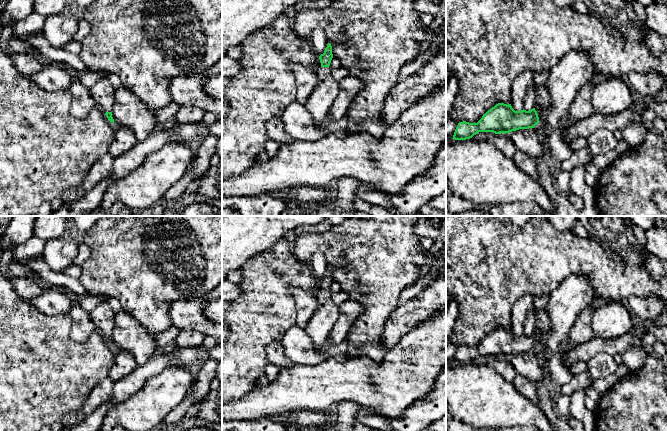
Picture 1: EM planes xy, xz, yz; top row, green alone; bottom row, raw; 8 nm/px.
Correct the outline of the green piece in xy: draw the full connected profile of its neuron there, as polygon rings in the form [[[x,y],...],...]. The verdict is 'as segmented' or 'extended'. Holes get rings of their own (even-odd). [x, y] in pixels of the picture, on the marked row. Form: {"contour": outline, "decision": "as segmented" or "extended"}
{"contour": [[[107,78],[99,80],[89,88],[92,99],[113,124],[112,107],[114,104],[115,91],[116,89]]], "decision": "extended"}

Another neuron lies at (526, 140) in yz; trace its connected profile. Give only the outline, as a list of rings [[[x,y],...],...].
[[[535,128],[519,129],[506,133],[506,135],[514,143],[517,150],[534,157],[547,156],[546,143],[540,143]]]

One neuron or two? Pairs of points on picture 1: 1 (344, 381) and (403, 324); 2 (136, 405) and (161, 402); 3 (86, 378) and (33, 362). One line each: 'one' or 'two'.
1: two
2: one
3: one

